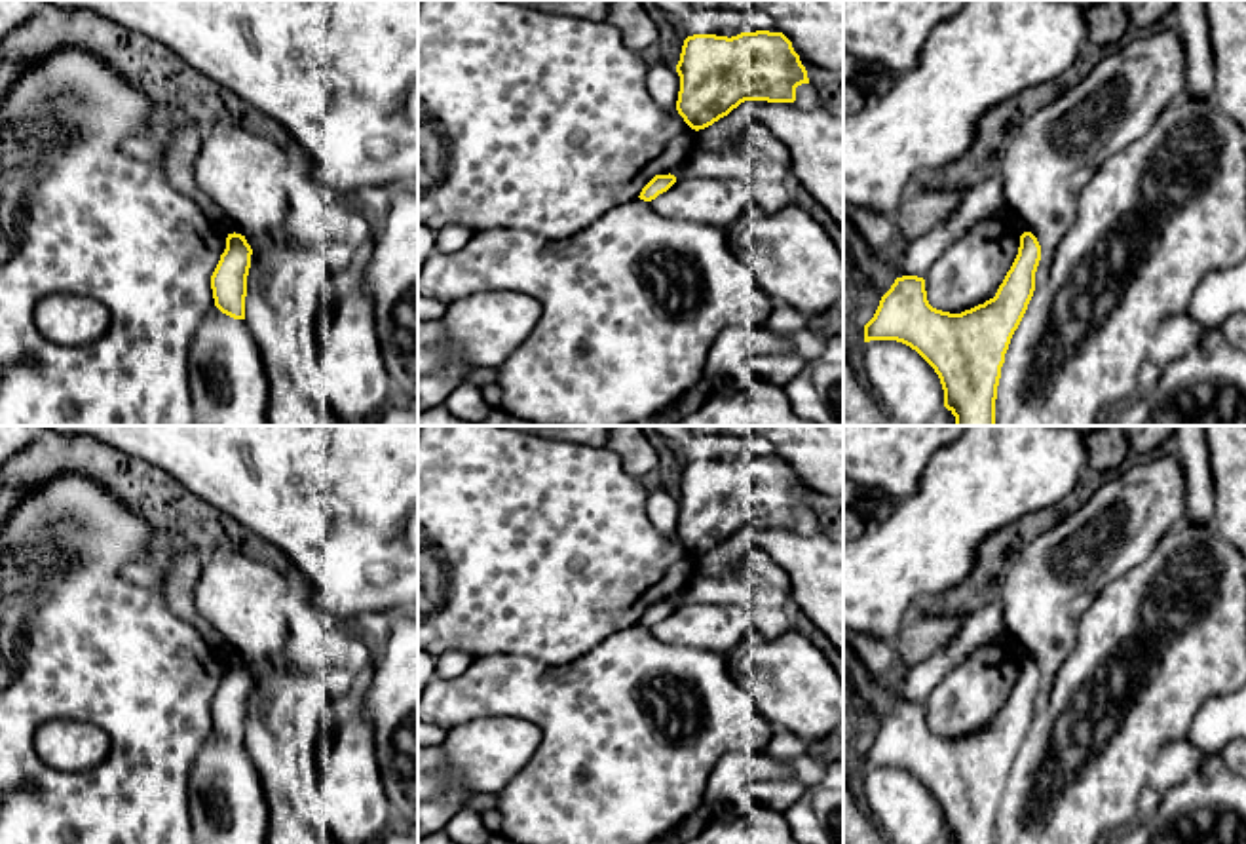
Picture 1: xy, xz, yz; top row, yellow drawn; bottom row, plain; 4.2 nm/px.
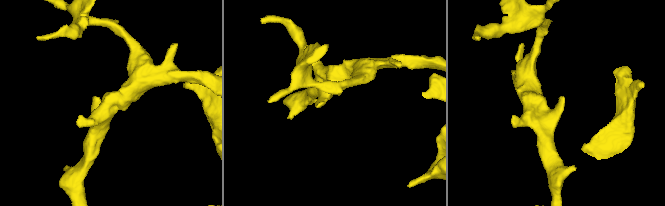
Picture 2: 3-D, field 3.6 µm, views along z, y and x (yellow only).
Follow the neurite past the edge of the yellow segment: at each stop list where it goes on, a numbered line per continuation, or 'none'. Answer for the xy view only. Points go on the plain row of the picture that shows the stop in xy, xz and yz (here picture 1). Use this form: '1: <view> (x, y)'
none

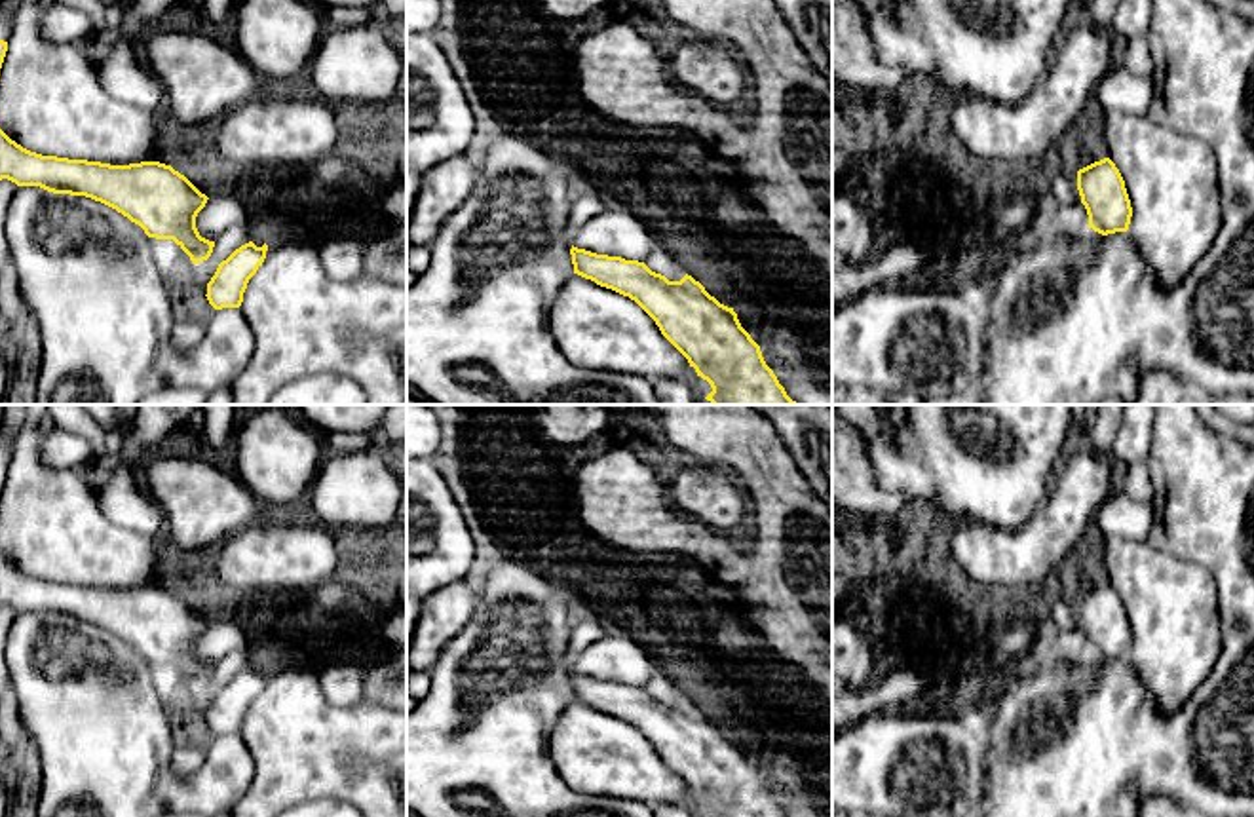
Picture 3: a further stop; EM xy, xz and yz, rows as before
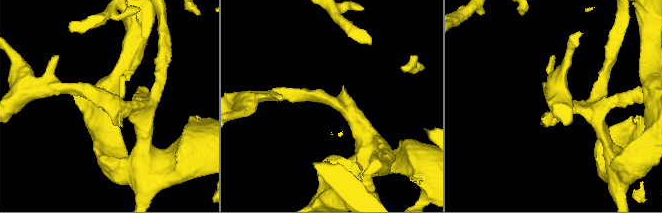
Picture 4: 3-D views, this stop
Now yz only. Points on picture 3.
none

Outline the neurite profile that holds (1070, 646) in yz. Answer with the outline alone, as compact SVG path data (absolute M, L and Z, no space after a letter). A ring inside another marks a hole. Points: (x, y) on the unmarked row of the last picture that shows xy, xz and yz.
M1081 627L1051 631L1049 652L1066 665L1081 665L1089 654L1089 640L1085 631Z

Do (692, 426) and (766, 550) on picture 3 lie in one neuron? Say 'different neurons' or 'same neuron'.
same neuron

